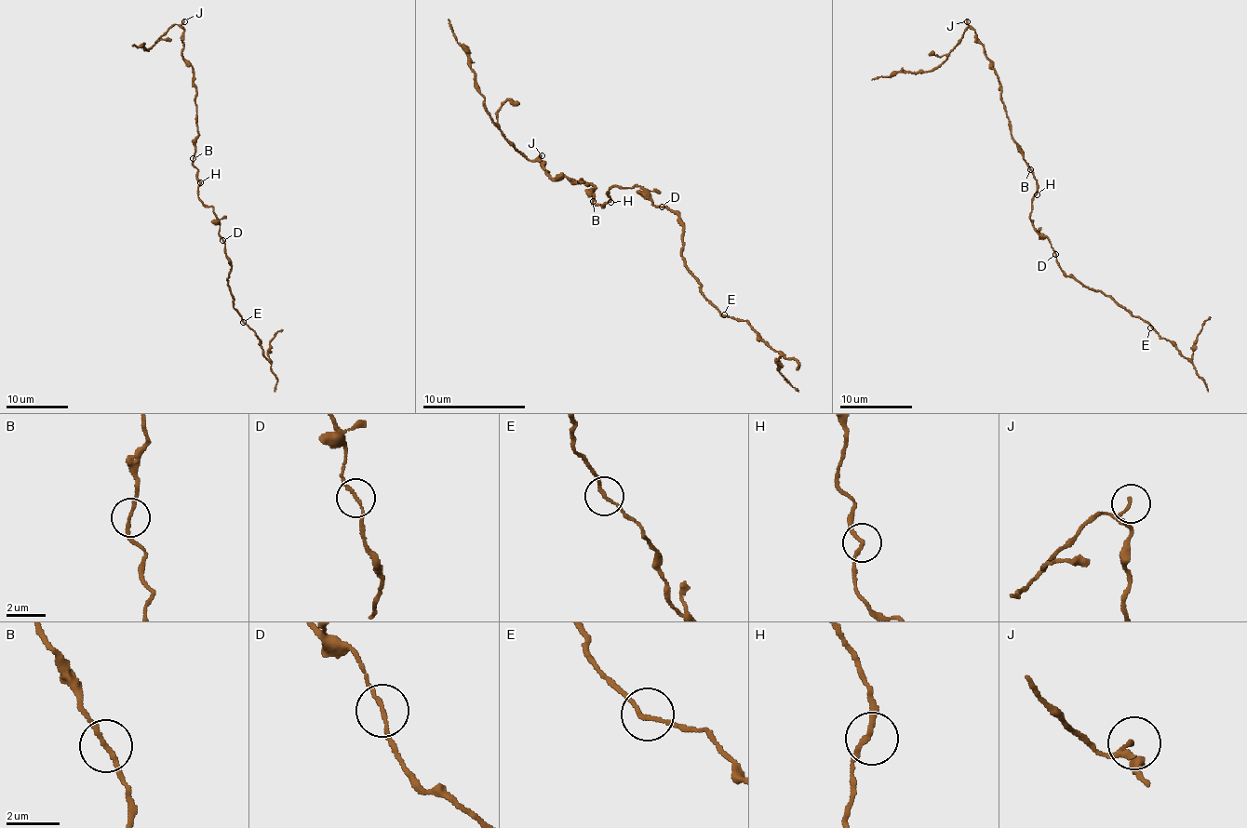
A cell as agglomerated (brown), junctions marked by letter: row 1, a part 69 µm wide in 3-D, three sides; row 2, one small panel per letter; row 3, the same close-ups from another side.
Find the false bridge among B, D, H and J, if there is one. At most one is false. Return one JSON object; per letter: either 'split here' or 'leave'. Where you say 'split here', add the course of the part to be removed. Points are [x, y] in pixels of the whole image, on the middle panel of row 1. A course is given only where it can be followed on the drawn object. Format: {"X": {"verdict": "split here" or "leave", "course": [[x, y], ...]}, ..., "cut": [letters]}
{"B": {"verdict": "leave"}, "D": {"verdict": "leave"}, "H": {"verdict": "leave"}, "J": {"verdict": "leave"}, "cut": []}

